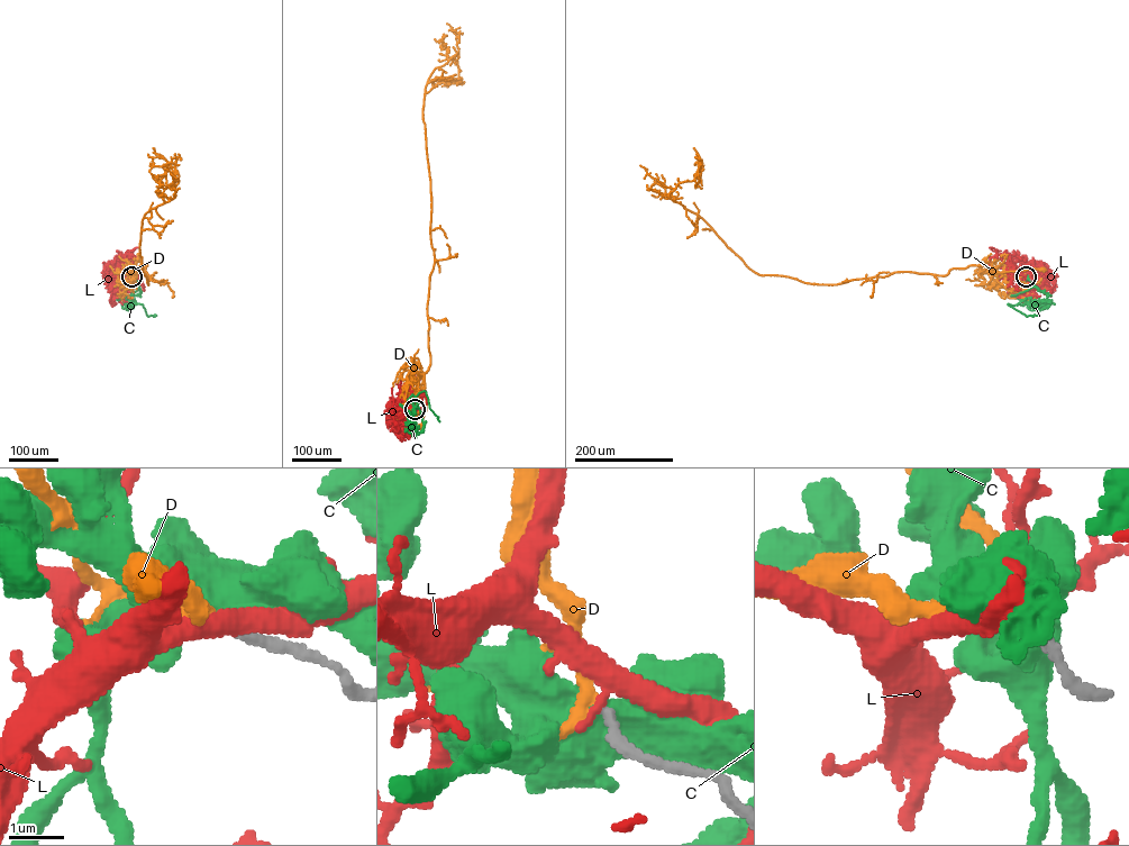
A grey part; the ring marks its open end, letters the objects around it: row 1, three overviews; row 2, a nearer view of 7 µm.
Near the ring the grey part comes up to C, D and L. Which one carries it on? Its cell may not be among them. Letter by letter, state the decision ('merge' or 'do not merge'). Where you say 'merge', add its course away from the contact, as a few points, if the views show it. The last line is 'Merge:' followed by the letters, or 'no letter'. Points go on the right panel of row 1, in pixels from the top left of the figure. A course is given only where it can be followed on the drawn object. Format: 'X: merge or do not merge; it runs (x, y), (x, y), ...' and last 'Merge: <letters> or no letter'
C: do not merge
D: merge; it runs (1026, 276), (1013, 279), (991, 271), (1041, 269)
L: do not merge
Merge: D

